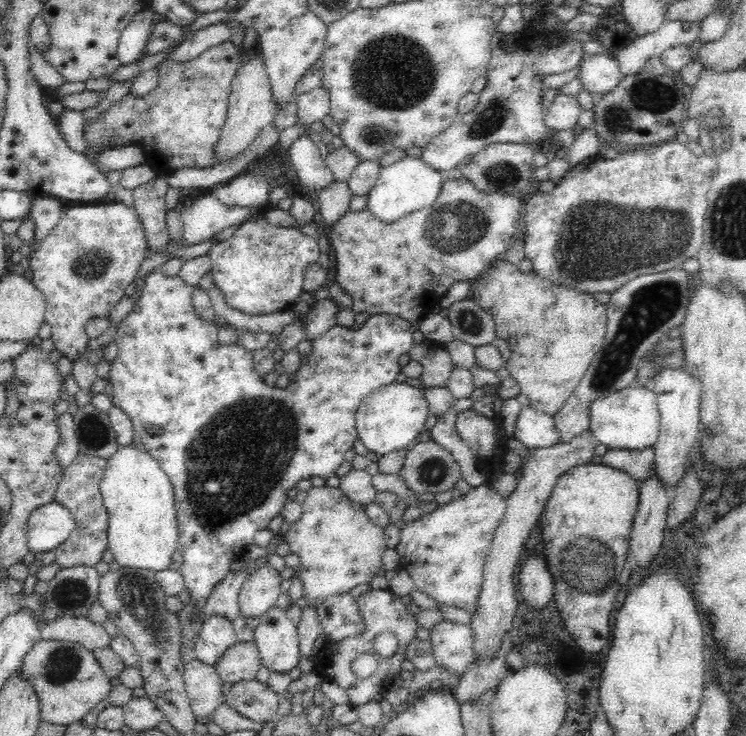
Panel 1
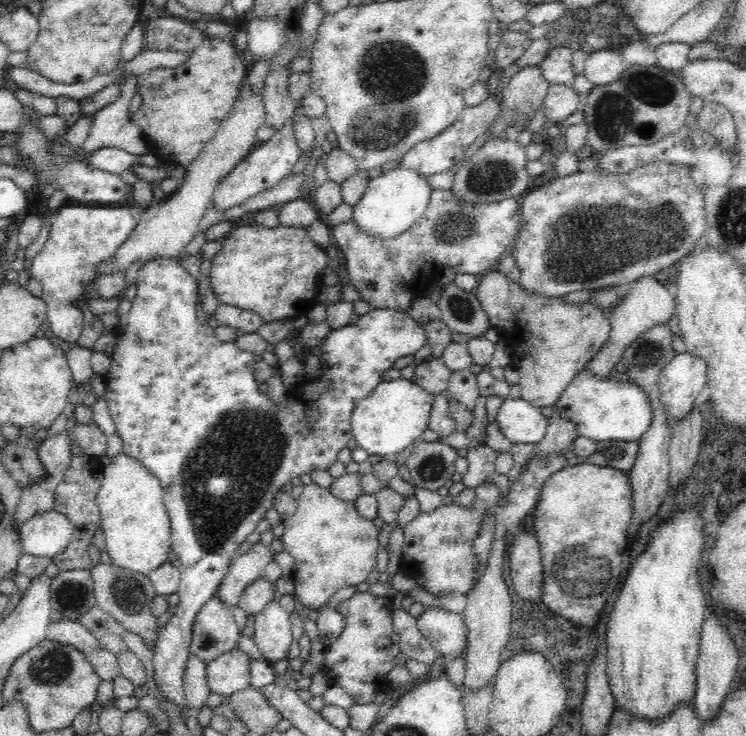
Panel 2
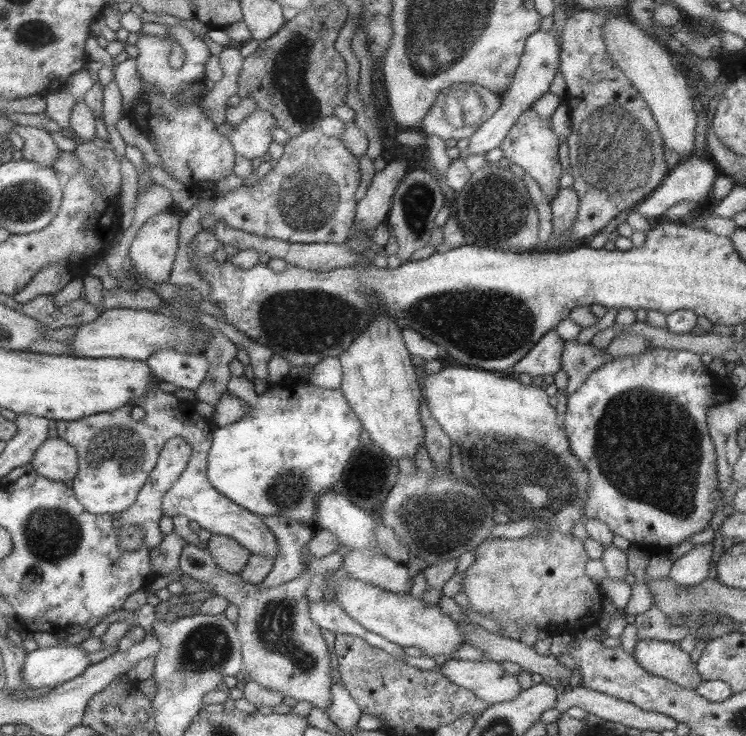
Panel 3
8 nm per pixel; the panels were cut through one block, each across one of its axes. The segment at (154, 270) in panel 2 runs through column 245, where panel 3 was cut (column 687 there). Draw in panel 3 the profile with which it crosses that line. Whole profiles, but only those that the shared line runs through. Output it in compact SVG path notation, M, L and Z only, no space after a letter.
M649 348L640 355L626 355L596 368L576 392L567 396L567 413L564 418L564 430L570 440L571 454L574 454L584 469L588 470L586 472L588 473L588 490L586 490L586 504L584 504L586 516L601 520L610 527L613 533L631 543L642 545L646 554L649 554L654 560L660 554L666 554L666 551L673 545L682 544L692 534L702 532L708 527L716 508L724 509L724 502L726 502L725 499L722 499L724 490L720 490L718 487L716 448L710 438L706 422L708 410L712 406L716 406L715 396L719 393L724 394L725 390L718 385L717 378L710 372L708 366L702 364L701 356L694 352Z

